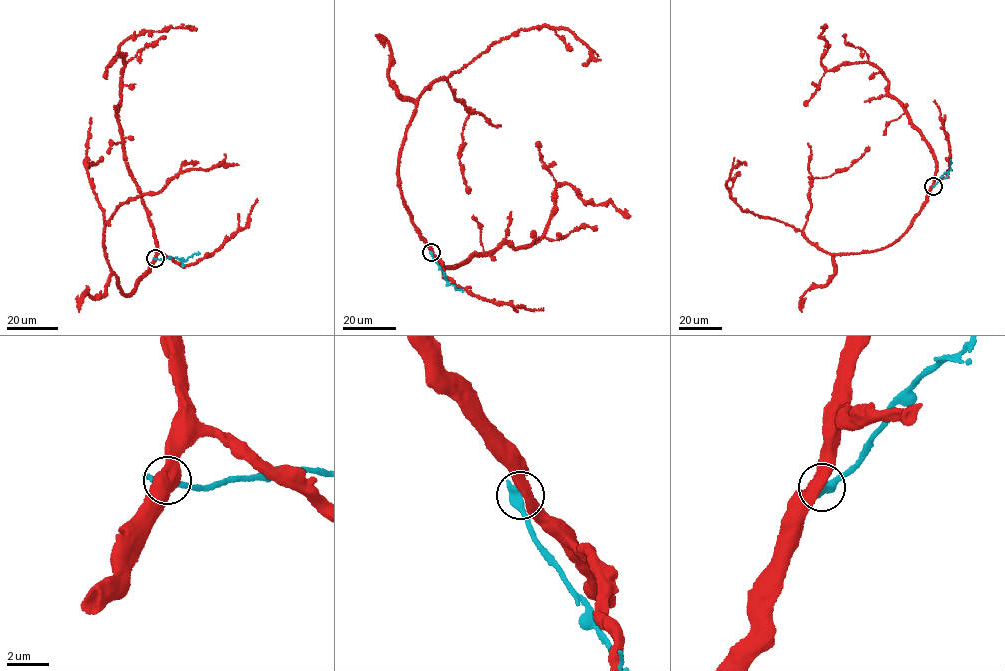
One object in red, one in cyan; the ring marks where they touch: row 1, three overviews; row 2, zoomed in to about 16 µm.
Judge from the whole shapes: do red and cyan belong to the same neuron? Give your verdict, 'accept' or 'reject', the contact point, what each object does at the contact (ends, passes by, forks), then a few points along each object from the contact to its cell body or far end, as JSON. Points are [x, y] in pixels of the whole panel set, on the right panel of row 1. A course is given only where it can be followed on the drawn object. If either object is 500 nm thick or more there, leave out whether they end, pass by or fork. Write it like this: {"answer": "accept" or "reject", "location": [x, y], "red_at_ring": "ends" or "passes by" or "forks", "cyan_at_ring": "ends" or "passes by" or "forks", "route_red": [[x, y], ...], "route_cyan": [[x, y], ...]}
{"answer": "reject", "location": [933, 186], "route_red": [[933, 185], [894, 242], [830, 255], [793, 227], [740, 208], [725, 185], [733, 168], [747, 165]], "route_cyan": [[933, 186], [950, 169], [950, 159]]}

